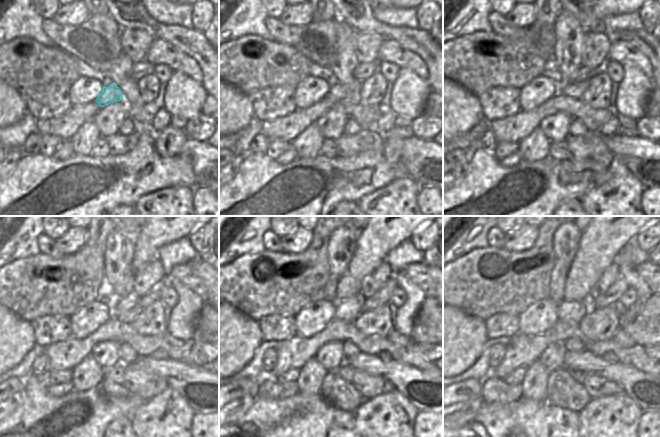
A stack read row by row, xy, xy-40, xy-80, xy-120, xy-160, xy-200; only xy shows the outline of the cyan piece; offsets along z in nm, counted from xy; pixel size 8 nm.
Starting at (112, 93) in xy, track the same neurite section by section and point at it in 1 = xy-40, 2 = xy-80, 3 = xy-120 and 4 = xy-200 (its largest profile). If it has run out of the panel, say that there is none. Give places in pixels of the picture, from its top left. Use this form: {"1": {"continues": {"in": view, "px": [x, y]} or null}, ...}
{"1": {"continues": {"in": "xy-40", "px": [339, 92]}}, "2": {"continues": {"in": "xy-80", "px": [575, 90]}}, "3": {"continues": {"in": "xy-120", "px": [146, 300]}}, "4": {"continues": {"in": "xy-200", "px": [611, 296]}}}

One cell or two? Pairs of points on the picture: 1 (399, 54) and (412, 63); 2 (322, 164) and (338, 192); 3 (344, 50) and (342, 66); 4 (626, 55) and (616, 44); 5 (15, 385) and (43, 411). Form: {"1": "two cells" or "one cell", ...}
{"1": "one cell", "2": "one cell", "3": "one cell", "4": "one cell", "5": "two cells"}

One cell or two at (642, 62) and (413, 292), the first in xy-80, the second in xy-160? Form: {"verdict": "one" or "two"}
{"verdict": "two"}

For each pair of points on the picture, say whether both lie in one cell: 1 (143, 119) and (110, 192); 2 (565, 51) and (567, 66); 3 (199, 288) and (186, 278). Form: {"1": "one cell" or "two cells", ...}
{"1": "one cell", "2": "one cell", "3": "one cell"}

